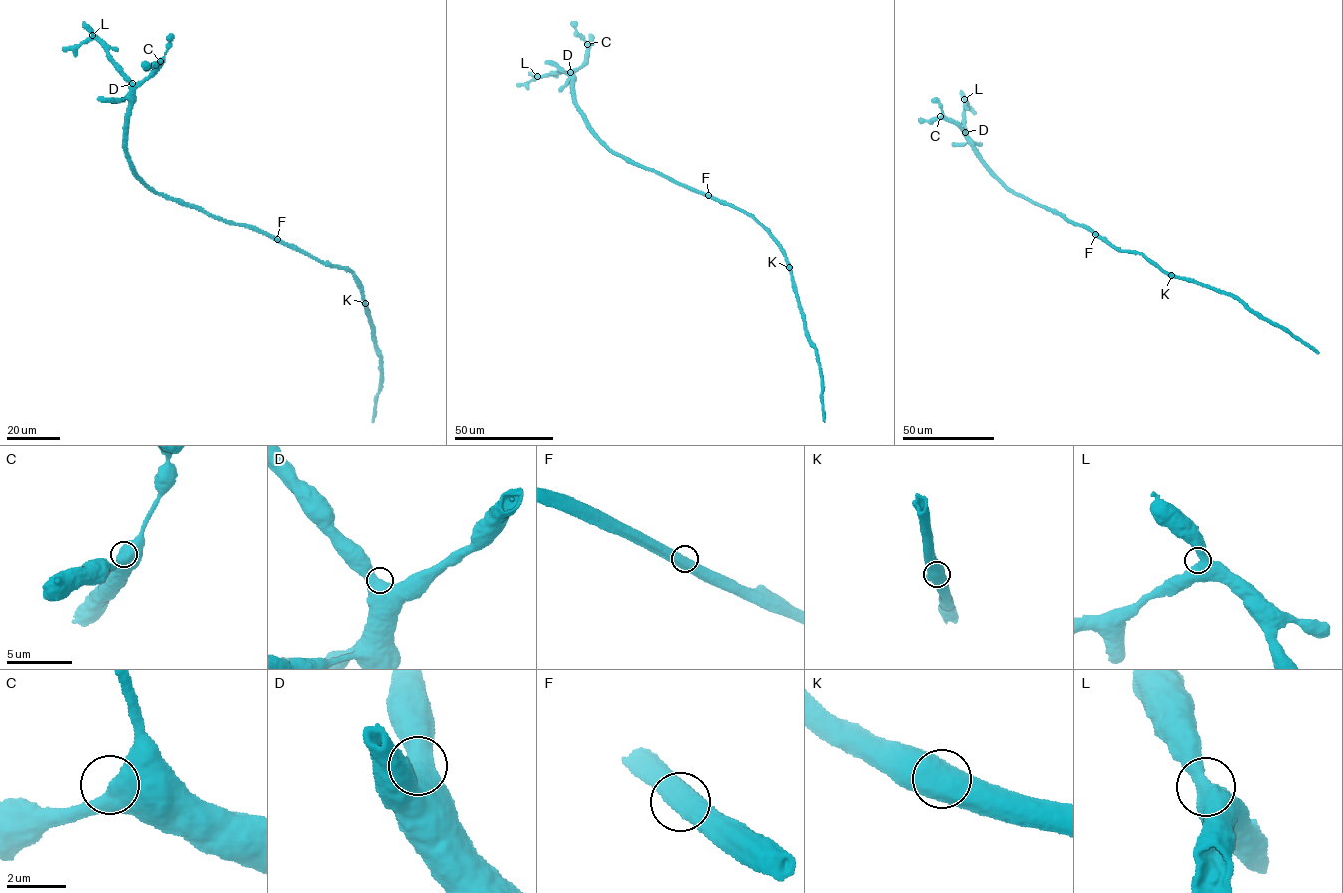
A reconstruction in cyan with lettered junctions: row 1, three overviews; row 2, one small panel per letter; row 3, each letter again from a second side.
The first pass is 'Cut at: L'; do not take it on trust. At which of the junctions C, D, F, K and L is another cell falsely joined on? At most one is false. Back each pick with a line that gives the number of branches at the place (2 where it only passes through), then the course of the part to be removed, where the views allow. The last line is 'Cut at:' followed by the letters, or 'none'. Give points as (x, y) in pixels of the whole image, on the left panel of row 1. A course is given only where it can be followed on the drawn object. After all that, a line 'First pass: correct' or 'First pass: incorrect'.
Cut at: none
First pass: incorrect

